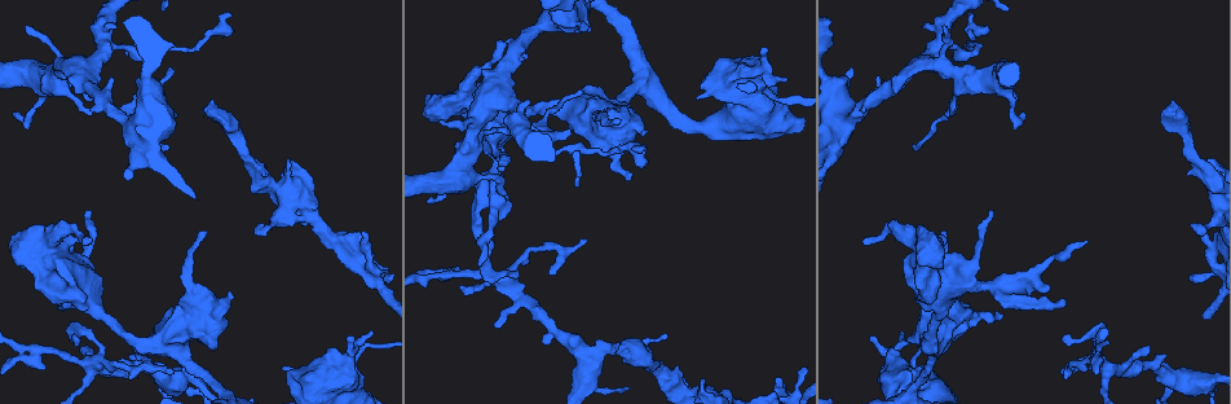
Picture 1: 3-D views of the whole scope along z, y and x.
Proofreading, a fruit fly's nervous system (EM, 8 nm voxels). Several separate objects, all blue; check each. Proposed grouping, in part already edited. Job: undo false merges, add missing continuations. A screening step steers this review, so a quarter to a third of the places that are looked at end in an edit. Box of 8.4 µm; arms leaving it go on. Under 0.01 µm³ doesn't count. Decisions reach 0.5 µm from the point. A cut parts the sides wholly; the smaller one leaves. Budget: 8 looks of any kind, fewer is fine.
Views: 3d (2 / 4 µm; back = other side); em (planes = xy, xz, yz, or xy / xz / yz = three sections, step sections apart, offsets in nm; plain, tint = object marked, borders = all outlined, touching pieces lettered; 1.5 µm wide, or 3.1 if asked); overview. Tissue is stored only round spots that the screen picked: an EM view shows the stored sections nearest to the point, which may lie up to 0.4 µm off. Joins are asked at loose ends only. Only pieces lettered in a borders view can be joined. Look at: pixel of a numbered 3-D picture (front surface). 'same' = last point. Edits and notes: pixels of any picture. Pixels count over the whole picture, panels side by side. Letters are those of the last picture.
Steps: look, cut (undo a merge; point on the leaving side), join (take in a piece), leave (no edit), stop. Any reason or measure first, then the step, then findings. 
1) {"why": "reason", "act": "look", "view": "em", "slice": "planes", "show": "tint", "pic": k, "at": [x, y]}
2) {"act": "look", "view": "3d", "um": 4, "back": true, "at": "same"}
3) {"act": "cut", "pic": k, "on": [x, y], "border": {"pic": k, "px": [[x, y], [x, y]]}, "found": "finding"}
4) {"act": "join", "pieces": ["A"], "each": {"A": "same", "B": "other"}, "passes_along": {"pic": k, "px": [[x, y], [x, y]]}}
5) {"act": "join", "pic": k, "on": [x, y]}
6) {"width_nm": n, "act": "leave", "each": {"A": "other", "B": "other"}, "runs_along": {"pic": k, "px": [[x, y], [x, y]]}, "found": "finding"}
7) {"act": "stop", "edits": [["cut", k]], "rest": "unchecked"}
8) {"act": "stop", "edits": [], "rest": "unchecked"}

{"why": "stops while still wide", "act": "look", "view": "em", "slice": "planes", "show": "borders", "pic": 1, "at": [76, 238]}

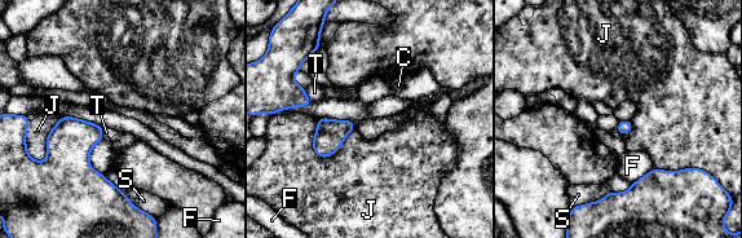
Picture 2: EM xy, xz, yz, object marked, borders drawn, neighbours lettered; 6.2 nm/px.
{"longest_contact_nm": ["J", 300], "act": "leave", "each": {"C": "other", "F": "other", "J": "other", "S": "other", "T": "other"}, "found": "no lettered piece goes on from it"}

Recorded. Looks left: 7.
{"why": "an open end", "act": "look", "view": "3d", "um": 2, "pic": 1, "at": [507, 211]}

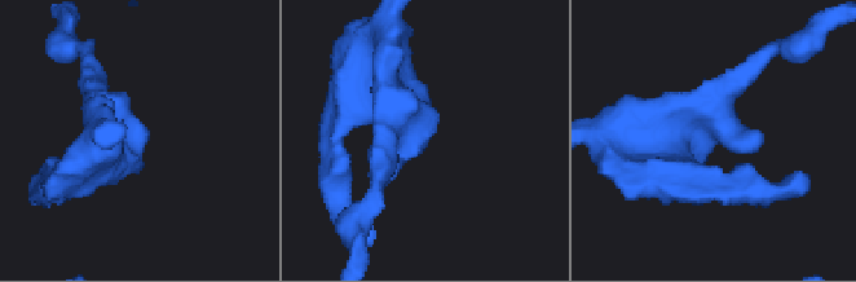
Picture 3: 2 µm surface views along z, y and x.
{"act": "look", "view": "em", "slice": "planes", "show": "borders", "pic": 3, "at": [426, 127]}

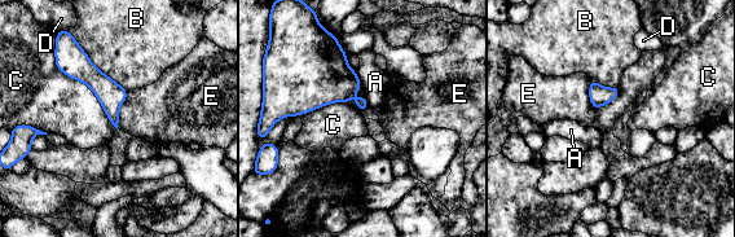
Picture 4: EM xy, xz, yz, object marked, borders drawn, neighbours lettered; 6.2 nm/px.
{"act": "leave", "each": {"A": "other", "B": "other", "C": "other", "D": "other", "E": "other"}, "border": {"pic": 4, "px": [[620, 88], [608, 102], [590, 105]]}, "found": "no lettered piece goes on from it"}

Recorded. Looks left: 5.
{"why": "free end", "act": "look", "view": "em", "slice": "planes", "show": "borders", "pic": 1, "at": [261, 223]}

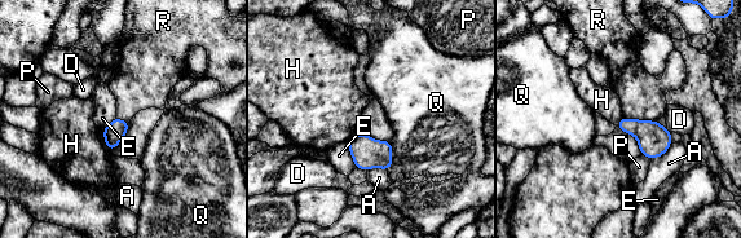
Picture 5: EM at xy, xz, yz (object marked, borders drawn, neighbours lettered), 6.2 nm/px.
{"longest_contact_nm": ["R", 200], "act": "leave", "each": {"A": "other", "D": "other", "E": "other", "H": "other", "P": "other", "Q": "other", "R": "other"}, "found": "none of them fits"}

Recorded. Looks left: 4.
{"act": "stop", "edits": [], "rest": "unchecked"}

